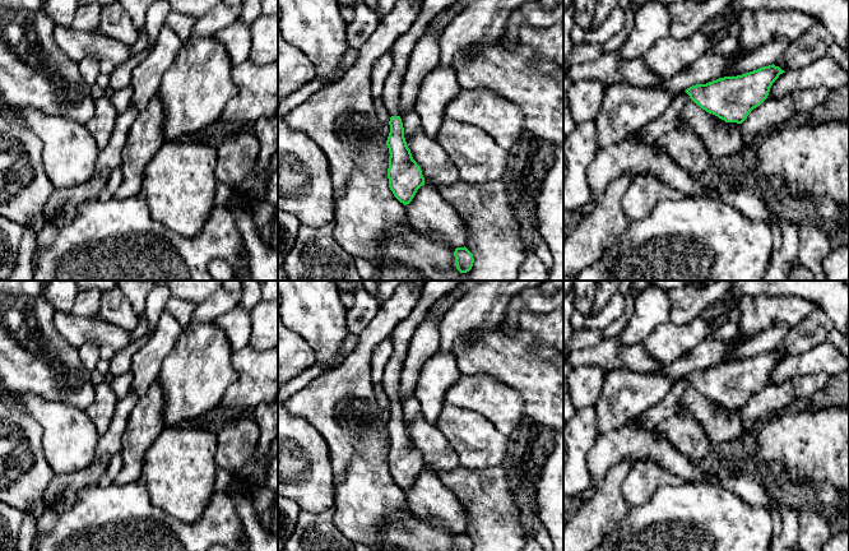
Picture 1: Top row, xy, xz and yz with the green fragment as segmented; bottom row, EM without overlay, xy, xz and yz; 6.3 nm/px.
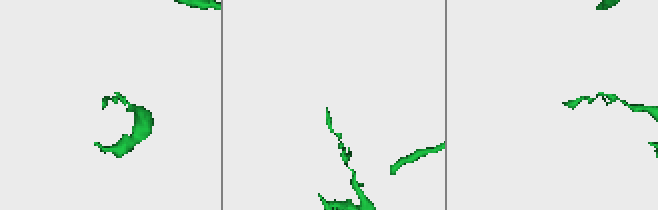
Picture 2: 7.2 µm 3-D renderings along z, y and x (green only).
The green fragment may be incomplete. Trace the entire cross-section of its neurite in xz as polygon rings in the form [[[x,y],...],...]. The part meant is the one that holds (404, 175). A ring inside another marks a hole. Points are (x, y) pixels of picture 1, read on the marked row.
[[[423,0],[422,11],[413,26],[400,36],[389,54],[394,65],[384,84],[382,101],[390,114],[390,133],[386,140],[389,148],[389,187],[404,205],[409,204],[417,190],[424,185],[421,167],[413,159],[404,138],[404,128],[398,115],[402,84],[416,43],[426,34],[430,23],[456,0]]]

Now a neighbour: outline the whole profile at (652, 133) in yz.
[[[686,92],[677,93],[671,101],[667,111],[658,119],[646,124],[640,131],[639,138],[645,144],[655,144],[660,138],[674,130],[677,126],[681,111],[683,106],[690,101],[690,96]]]

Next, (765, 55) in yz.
[[[785,37],[776,38],[752,50],[748,54],[739,56],[722,78],[737,77],[764,66],[773,65],[788,50],[790,41],[790,38]]]

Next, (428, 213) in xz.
[[[422,185],[405,205],[409,227],[422,235],[436,235],[450,246],[464,247],[467,228],[455,208],[431,185]]]

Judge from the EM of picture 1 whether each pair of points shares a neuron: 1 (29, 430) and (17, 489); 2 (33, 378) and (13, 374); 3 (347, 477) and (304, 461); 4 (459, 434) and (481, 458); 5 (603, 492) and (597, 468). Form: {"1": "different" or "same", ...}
{"1": "same", "2": "same", "3": "different", "4": "same", "5": "different"}

